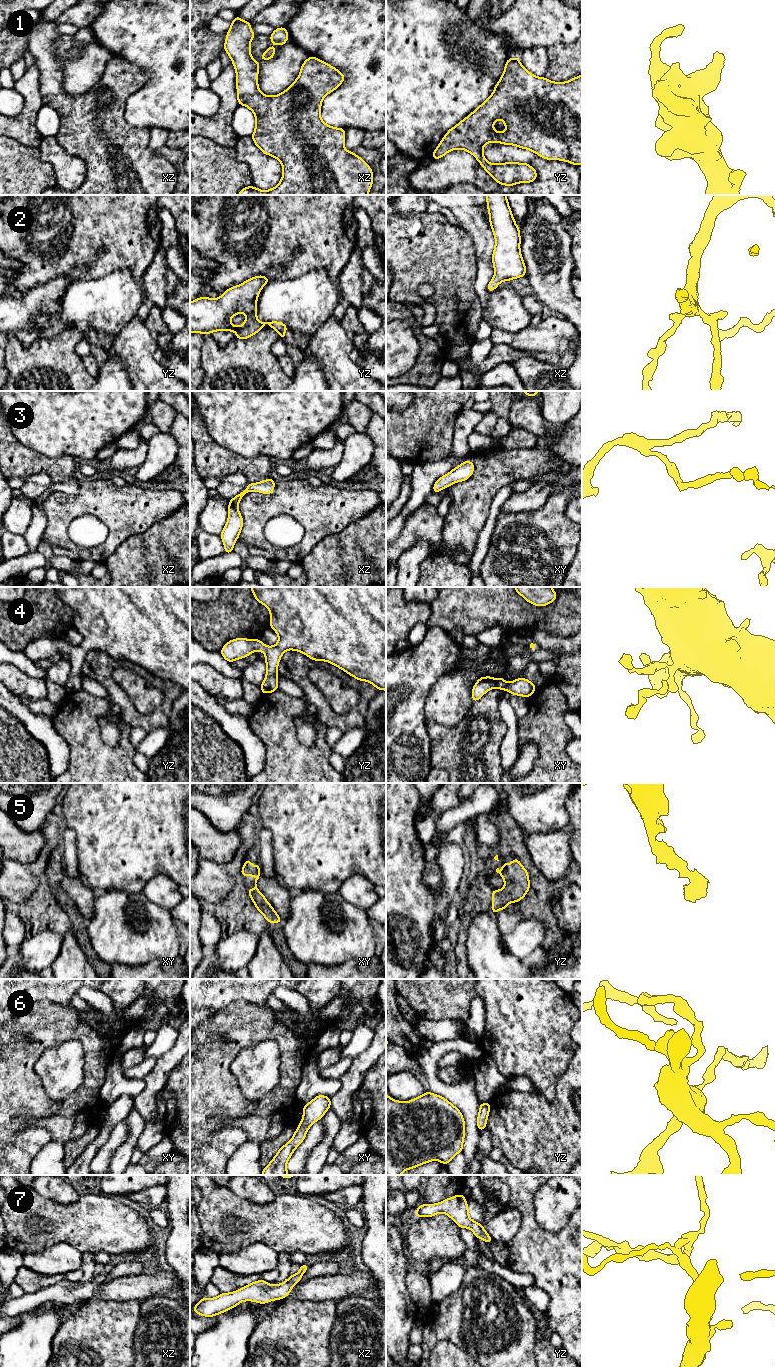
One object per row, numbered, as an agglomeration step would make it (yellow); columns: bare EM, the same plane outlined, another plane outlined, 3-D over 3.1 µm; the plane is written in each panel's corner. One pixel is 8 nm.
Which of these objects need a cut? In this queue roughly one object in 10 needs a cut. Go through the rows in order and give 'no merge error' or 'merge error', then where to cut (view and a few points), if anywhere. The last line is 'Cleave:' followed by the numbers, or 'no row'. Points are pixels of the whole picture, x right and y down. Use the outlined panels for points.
1: no merge error; no cut
2: no merge error; no cut
3: no merge error; no cut
4: no merge error; no cut
5: no merge error; no cut
6: no merge error; no cut
7: no merge error; no cut
Cleave: no row

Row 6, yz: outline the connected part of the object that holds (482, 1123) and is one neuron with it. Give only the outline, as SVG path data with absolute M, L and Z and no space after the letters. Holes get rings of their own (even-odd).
M490 1102L480 1103L478 1118L477 1118L477 1127L479 1131L482 1131L486 1128L489 1112L490 1112Z

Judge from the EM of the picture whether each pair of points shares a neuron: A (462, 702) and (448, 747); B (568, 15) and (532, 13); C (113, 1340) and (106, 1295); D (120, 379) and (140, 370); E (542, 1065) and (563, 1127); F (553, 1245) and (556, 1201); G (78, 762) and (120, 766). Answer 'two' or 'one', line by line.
A: two
B: one
C: two
D: two
E: two
F: two
G: one

